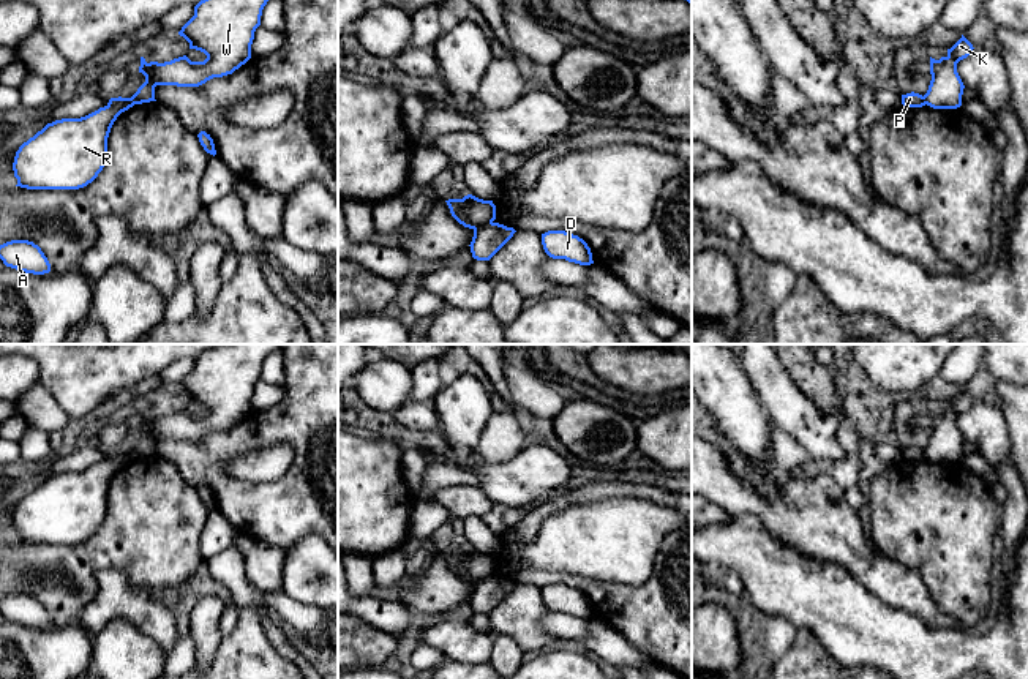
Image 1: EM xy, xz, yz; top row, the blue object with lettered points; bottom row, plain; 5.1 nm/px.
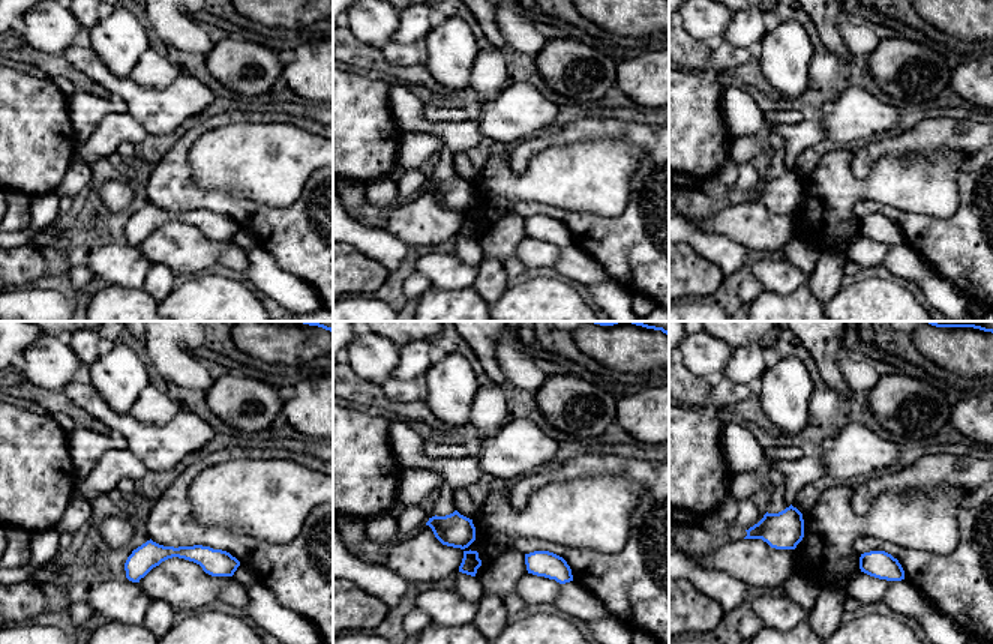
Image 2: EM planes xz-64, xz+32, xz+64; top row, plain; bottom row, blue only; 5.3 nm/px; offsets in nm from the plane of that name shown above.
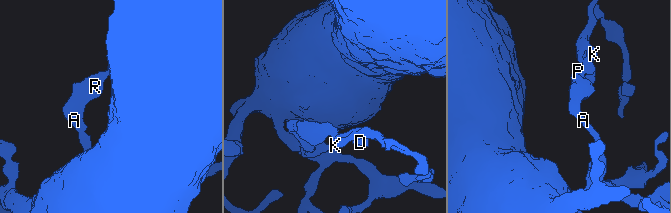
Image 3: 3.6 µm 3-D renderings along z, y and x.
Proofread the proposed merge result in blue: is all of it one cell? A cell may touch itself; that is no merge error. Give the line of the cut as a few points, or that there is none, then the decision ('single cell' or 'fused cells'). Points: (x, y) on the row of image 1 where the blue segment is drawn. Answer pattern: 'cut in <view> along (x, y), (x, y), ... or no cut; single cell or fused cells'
cut in xz along (491, 221), (474, 231); fused cells

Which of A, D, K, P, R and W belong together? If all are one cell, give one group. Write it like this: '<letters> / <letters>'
A P R / D K W

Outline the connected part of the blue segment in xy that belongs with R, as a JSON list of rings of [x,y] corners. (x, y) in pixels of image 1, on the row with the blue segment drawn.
[[[111,98],[104,107],[85,117],[47,123],[16,152],[16,186],[79,189],[92,183],[106,164],[114,122],[133,106],[129,98]]]

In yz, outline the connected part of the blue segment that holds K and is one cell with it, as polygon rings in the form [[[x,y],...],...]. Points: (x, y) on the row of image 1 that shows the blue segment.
[[[962,38],[947,49],[947,55],[935,60],[930,57],[932,81],[924,95],[925,104],[933,109],[957,109],[962,106],[963,82],[957,73],[957,63],[973,52],[973,44]]]

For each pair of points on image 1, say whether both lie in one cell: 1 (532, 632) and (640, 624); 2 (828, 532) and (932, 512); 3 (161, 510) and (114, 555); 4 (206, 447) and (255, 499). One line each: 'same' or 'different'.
1: different
2: different
3: same
4: same

